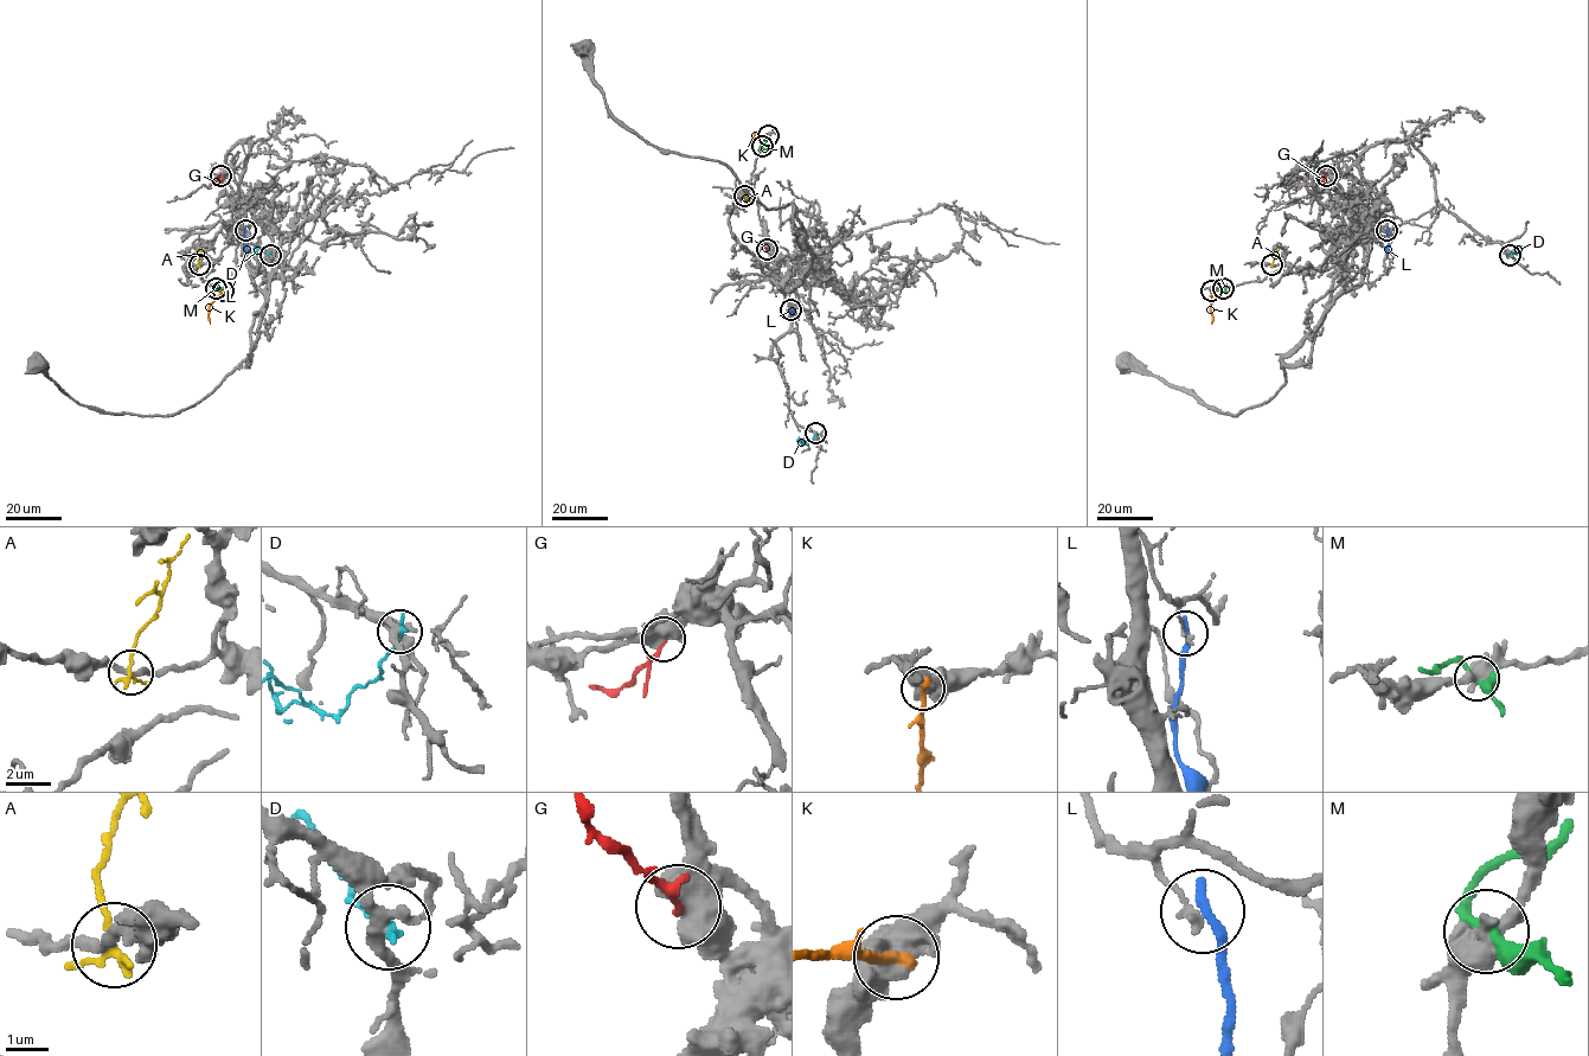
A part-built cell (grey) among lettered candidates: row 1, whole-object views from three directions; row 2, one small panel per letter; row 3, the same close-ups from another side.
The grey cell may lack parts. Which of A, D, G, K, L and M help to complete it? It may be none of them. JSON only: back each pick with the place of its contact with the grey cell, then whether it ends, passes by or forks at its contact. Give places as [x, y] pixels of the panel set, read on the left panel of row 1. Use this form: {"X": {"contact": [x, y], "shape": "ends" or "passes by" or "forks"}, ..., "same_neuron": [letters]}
{"M": {"contact": [216, 288], "shape": "passes by"}, "same_neuron": ["M"]}

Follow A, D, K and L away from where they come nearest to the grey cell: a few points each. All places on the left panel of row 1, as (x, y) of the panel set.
A: (199, 266), (200, 248)
D: (269, 255), (264, 248), (250, 251)
K: (223, 292), (209, 307), (210, 324)
L: (245, 231), (243, 247), (248, 253)

